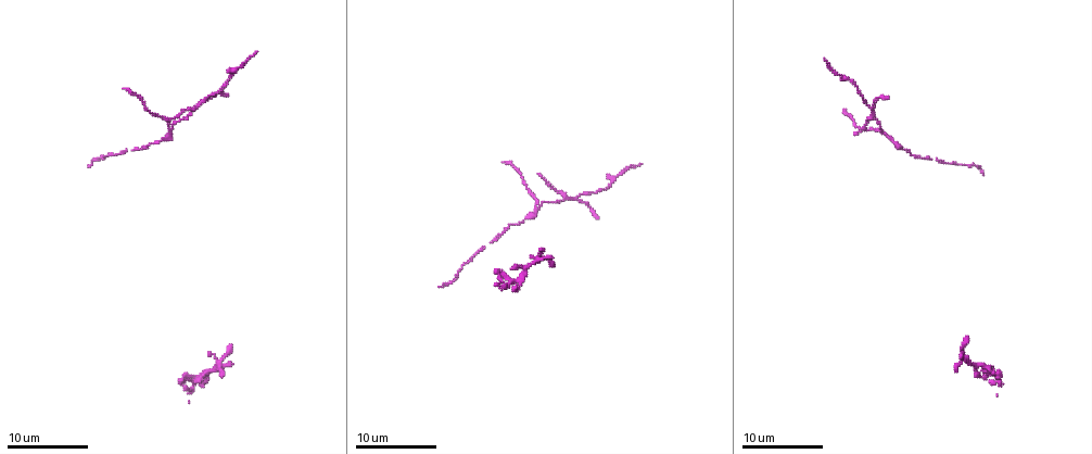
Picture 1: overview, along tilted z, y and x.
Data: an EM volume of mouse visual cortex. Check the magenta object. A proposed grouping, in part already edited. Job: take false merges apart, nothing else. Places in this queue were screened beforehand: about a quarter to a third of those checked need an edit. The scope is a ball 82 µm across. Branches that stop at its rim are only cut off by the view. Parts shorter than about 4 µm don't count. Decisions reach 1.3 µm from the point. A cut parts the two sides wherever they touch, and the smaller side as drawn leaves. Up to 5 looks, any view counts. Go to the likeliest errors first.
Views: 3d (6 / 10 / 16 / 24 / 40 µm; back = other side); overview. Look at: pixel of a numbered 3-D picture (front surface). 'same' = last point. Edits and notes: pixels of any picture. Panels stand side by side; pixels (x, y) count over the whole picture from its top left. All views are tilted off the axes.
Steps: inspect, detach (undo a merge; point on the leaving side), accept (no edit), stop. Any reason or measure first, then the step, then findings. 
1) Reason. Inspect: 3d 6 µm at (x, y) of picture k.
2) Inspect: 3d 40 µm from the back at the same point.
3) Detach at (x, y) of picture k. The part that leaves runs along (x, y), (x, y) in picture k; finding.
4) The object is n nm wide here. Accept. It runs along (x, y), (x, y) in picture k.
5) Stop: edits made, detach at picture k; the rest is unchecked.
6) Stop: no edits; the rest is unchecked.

Three arms meet. Inspect: 3d 10 µm at (539, 207) of picture 1.

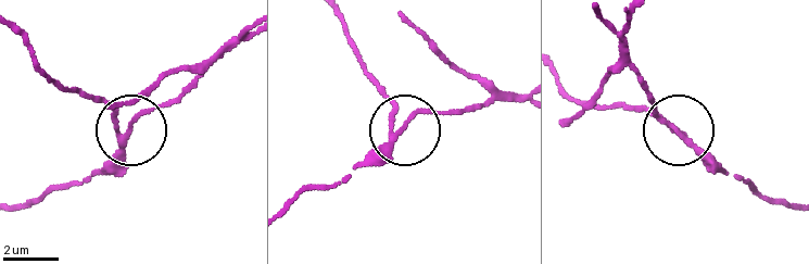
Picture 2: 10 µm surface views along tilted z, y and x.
Detach at (393, 105) of picture 2. The part that leaves runs along (393, 134), (381, 85), (332, 11) in picture 2; two cells meet here.

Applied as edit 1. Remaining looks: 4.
Redraw. Inspect: overview.

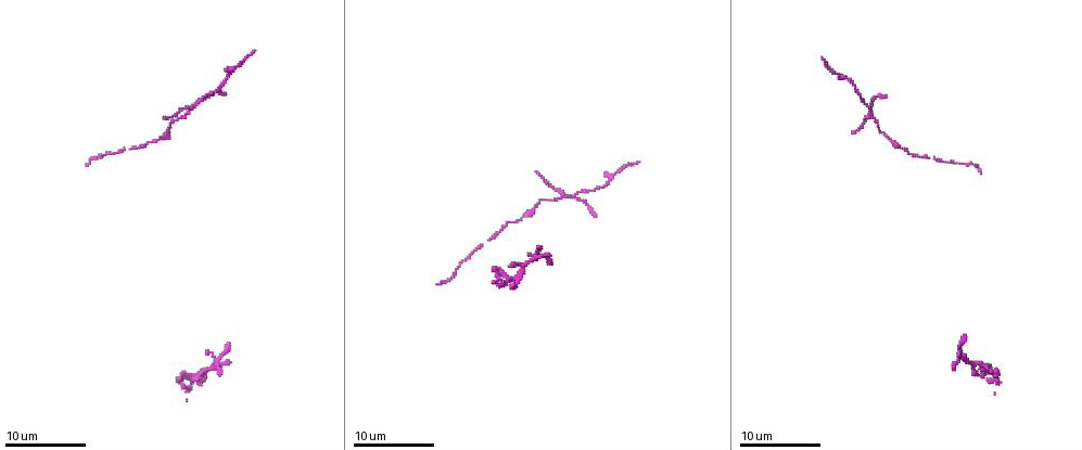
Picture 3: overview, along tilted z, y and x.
Inspect: 3d 16 µm at (504, 224) of picture 3.

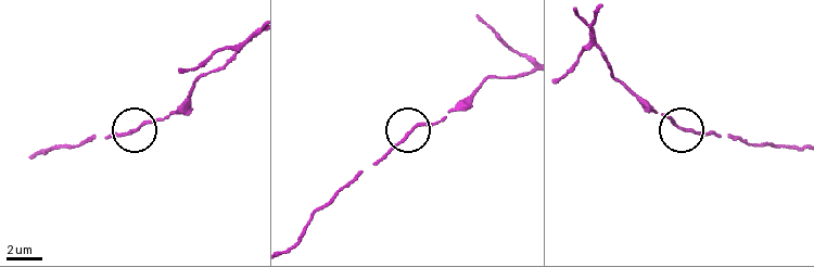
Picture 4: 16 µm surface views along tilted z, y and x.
Zoom in. Inspect: 3d 6 µm at (138, 130) of picture 4.

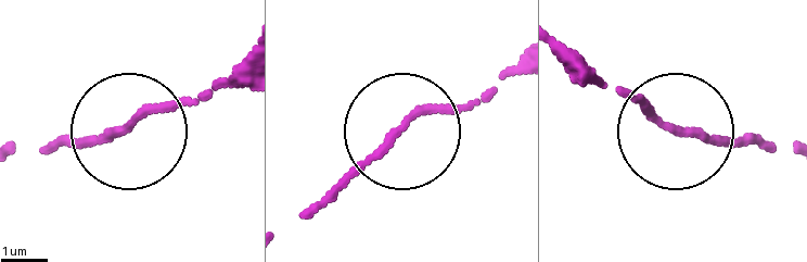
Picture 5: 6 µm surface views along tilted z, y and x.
Accept. Continuous, no second cell.

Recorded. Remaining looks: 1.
Inspect: 3d 10 µm at (207, 353) of picture 3.

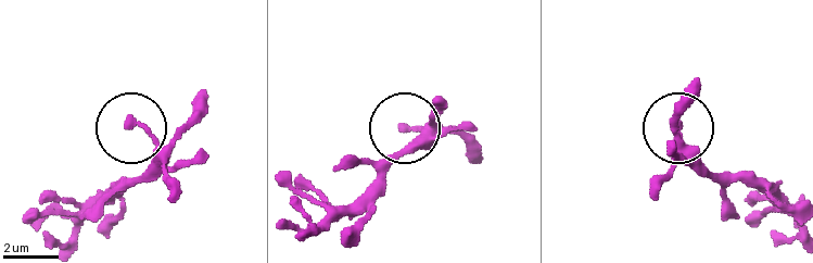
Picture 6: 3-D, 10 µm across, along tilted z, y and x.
Accept. All the same cell.

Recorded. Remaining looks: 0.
Stop: edits made, detach at picture 2; the rest is unchecked.

